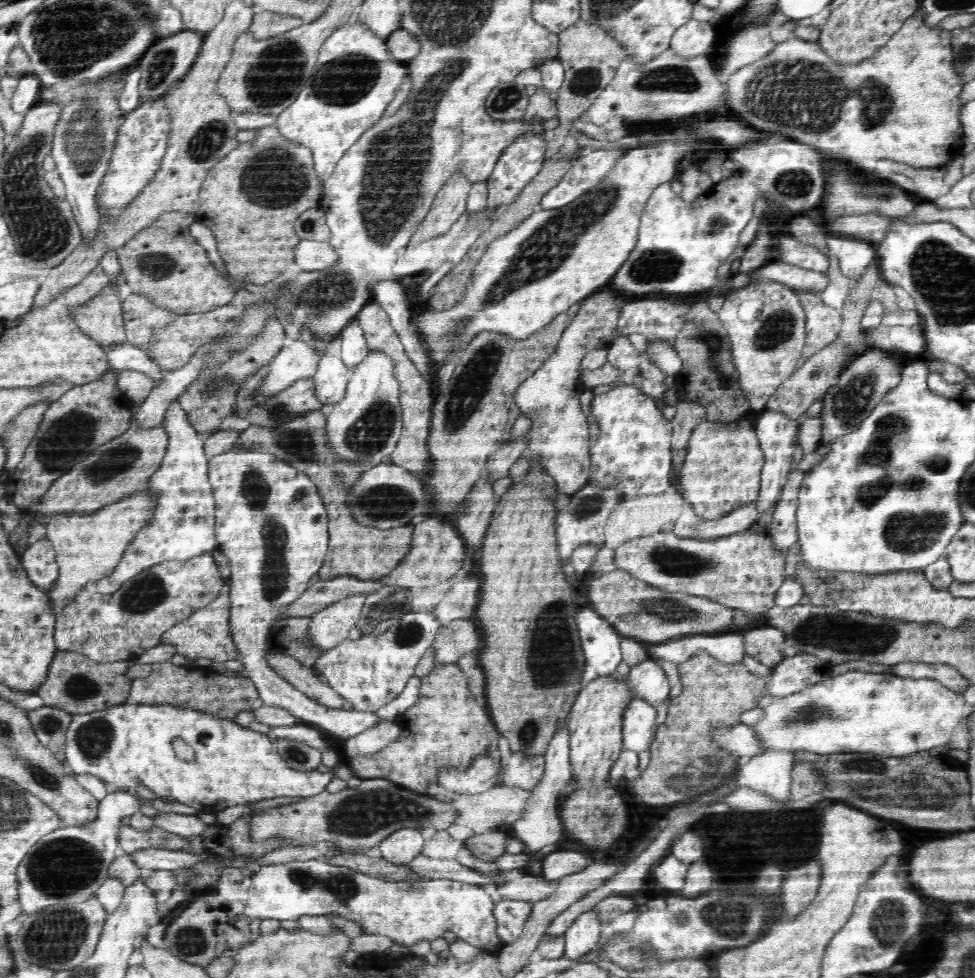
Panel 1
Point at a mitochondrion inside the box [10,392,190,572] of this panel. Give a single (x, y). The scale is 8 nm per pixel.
(68, 437)

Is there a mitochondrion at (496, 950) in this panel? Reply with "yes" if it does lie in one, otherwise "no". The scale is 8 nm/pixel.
no

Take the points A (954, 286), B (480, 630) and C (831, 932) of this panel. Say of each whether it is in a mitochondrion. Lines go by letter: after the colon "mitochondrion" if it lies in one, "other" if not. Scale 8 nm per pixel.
A: mitochondrion
B: other
C: other

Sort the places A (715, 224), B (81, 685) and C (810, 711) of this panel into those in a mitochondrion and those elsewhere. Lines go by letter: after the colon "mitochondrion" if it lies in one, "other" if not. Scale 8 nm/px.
A: mitochondrion
B: mitochondrion
C: mitochondrion

